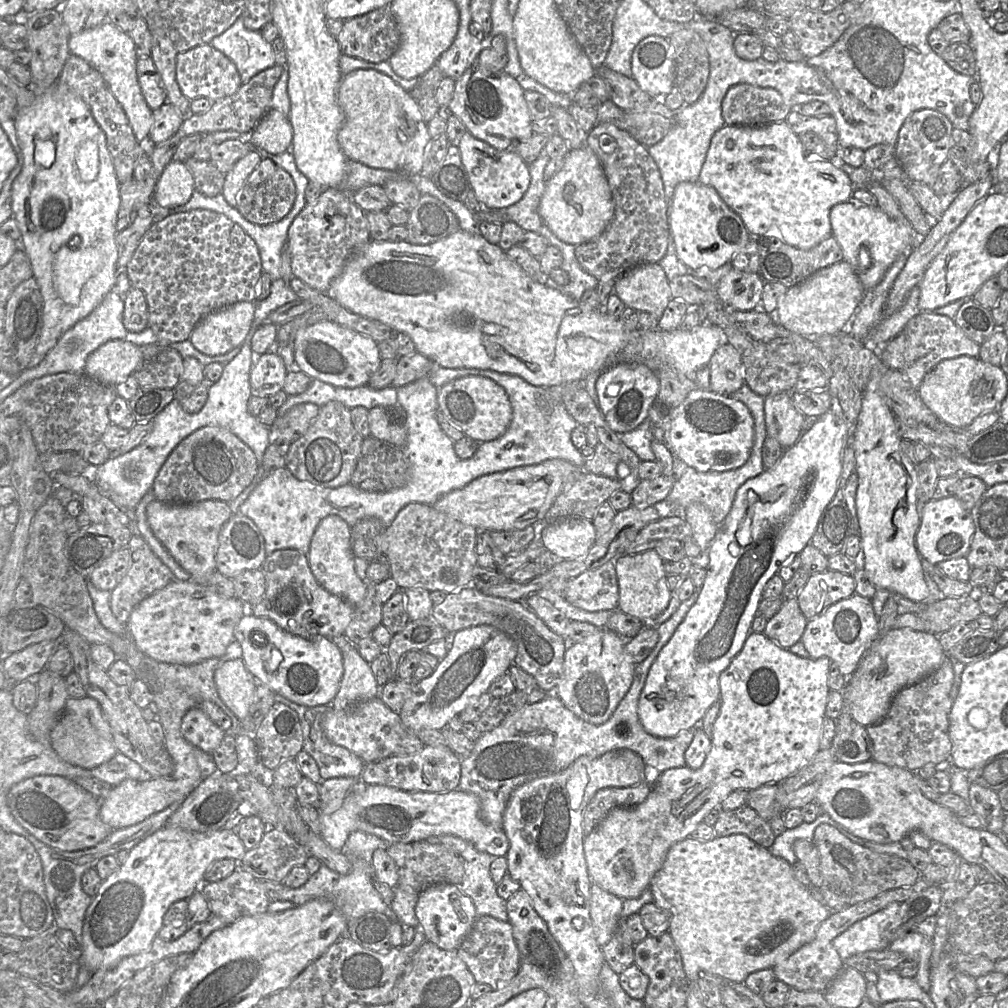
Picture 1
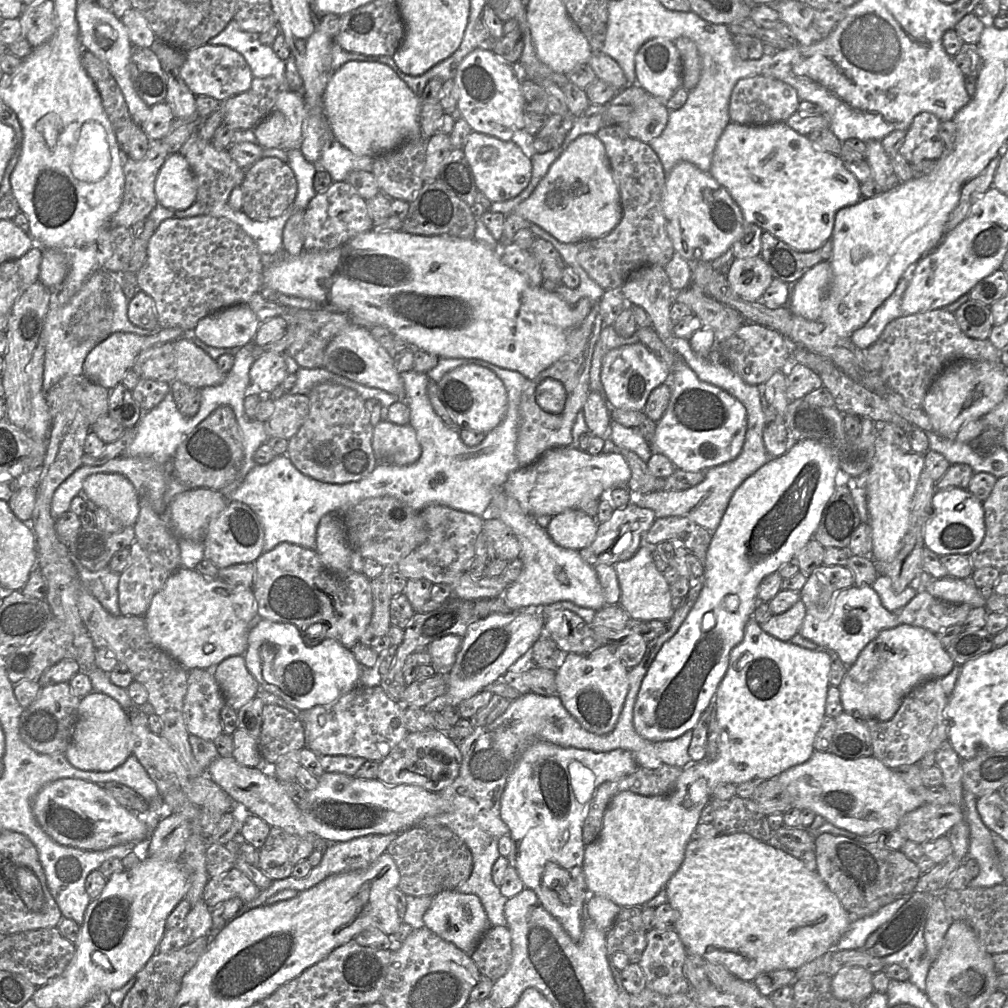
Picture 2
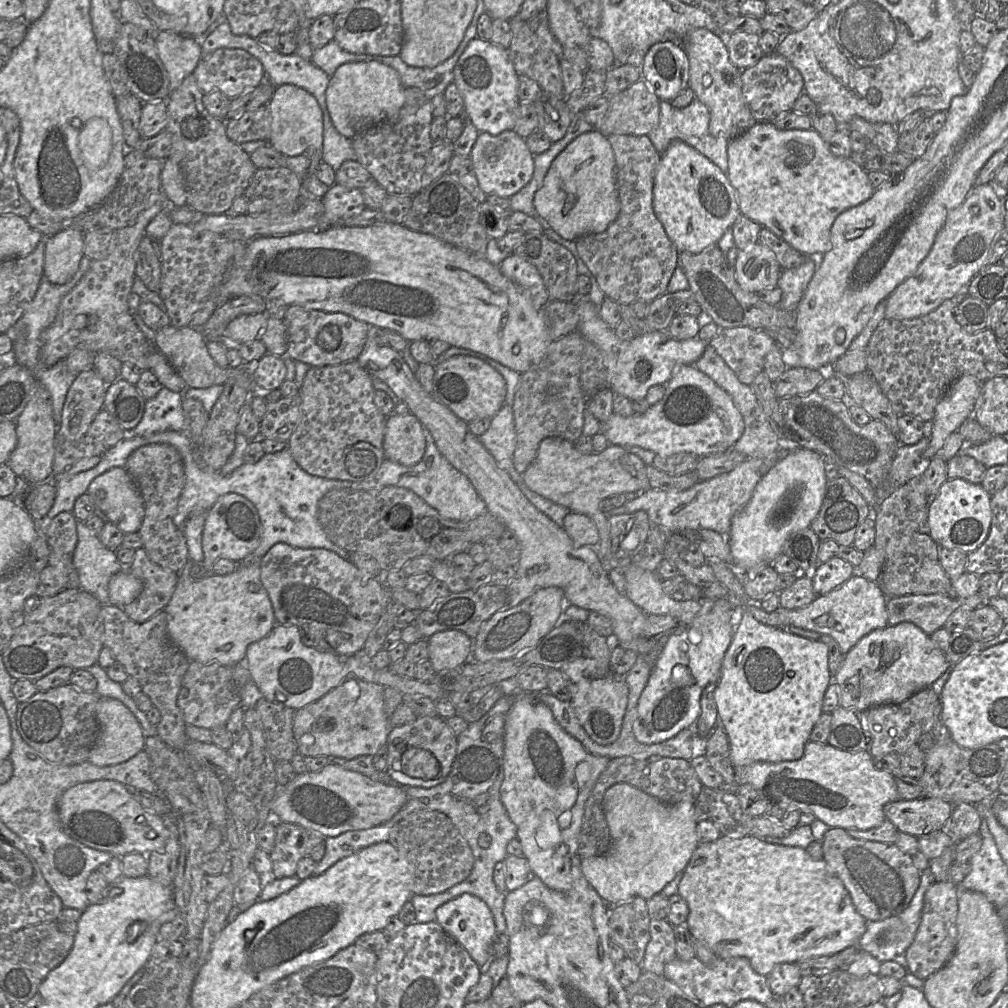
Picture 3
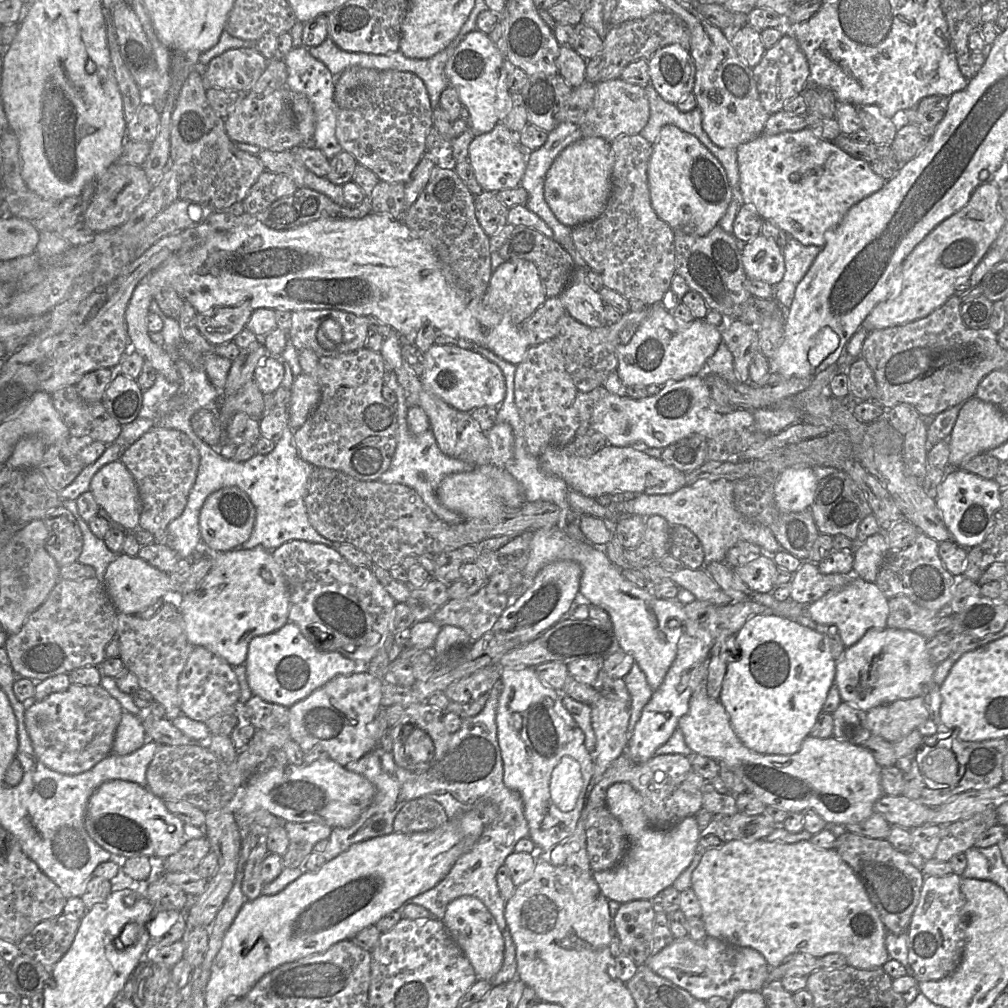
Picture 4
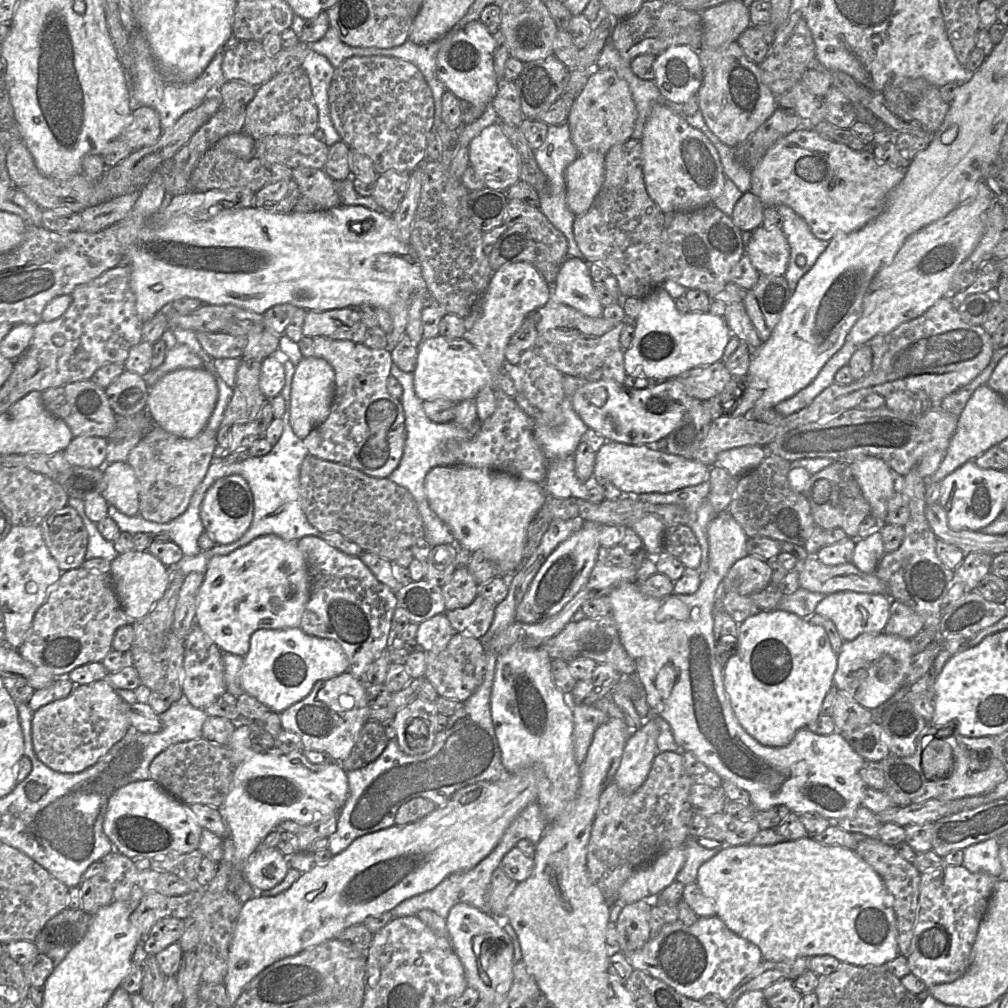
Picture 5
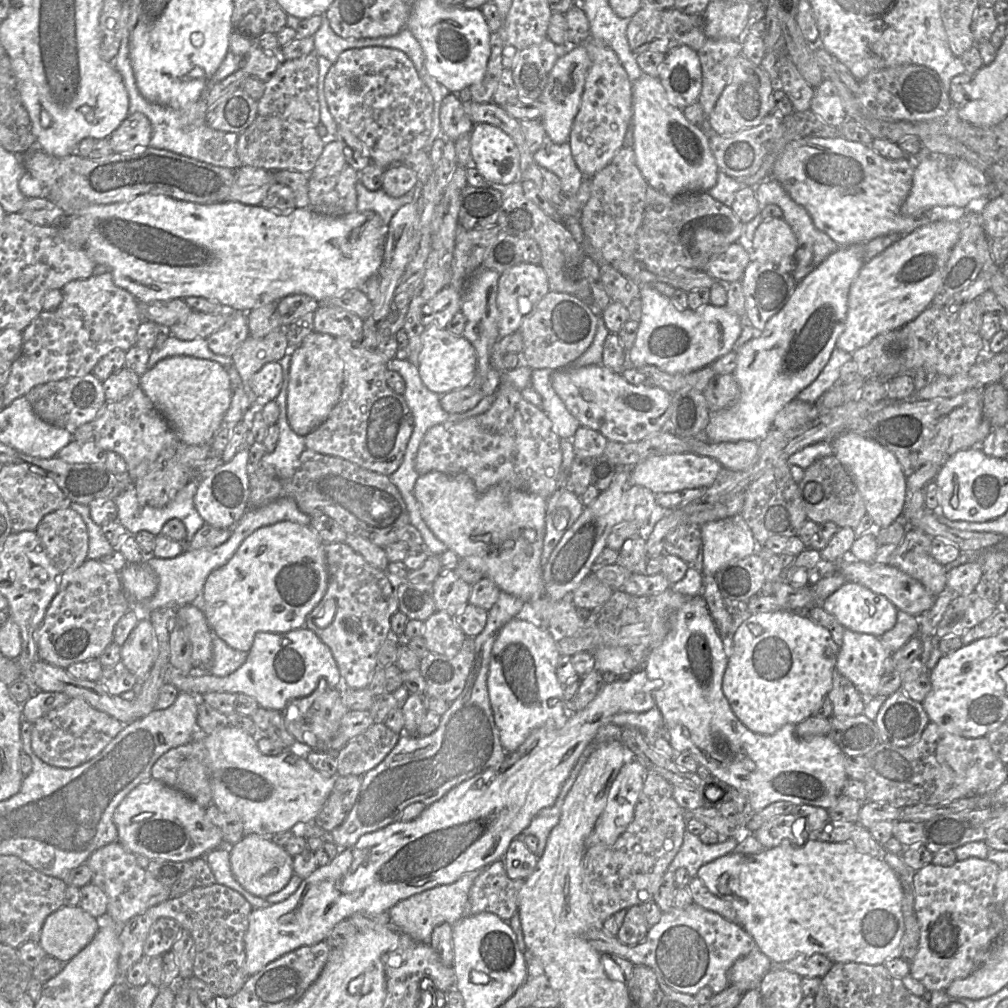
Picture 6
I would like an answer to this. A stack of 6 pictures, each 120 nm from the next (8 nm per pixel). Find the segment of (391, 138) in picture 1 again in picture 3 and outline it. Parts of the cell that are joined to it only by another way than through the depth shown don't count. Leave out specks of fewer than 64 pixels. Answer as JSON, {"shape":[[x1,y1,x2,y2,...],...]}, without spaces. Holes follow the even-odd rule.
{"shape":[[378,61,347,62,330,77,327,108,336,130,346,138,375,125,394,120,405,102,405,87,398,72]]}

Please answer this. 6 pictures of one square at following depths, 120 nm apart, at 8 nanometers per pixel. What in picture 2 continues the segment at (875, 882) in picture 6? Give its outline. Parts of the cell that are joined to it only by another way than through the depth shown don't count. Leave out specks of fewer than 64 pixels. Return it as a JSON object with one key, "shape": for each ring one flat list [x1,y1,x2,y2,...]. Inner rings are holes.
{"shape":[[747,833,717,835,711,839,693,837,686,846,684,859,680,868,669,879,664,889,667,893,667,903,679,912,676,932,686,950,702,957,706,962,724,966,736,978,746,982,753,981,763,972,783,969,796,971,802,965,834,949,852,922,850,914,843,908,837,896,830,891,816,871,809,871,802,860,776,849],[844,967,832,978,832,993,840,1000,865,1002,874,991,872,977,863,967]]}

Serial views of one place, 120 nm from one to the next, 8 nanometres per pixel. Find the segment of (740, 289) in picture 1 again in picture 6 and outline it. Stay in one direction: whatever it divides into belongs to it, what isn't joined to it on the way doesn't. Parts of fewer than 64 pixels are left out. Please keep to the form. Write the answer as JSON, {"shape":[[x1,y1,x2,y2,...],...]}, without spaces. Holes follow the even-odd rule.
{"shape":[[783,218,760,223,749,246,752,259,772,263,787,273,794,271,799,246,792,228]]}

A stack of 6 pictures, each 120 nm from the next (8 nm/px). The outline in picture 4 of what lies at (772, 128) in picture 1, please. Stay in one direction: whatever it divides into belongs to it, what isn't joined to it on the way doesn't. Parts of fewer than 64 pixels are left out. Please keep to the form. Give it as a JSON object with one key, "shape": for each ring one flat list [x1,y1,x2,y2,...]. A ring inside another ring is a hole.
{"shape":[[809,128,773,136,761,134,737,147,737,163,743,204,751,205,763,220,774,223,805,246,823,248,826,231,836,227,852,206,880,190,886,183,872,171,868,162,850,156,833,142,819,138]]}

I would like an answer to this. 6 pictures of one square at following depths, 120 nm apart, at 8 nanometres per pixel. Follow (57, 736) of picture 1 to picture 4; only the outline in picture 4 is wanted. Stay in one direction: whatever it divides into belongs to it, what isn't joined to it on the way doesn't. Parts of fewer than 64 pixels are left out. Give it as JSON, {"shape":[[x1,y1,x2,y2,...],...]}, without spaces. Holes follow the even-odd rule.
{"shape":[[124,711,115,732,112,753,127,755,139,749,147,741,140,717]]}

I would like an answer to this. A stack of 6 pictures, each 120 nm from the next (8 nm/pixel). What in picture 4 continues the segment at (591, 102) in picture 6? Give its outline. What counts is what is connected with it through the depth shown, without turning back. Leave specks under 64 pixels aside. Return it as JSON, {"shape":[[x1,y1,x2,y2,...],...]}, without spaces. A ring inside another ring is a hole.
{"shape":[[621,78,595,85,593,104,579,122,582,137,601,137,612,143,620,136,639,134,650,116,650,106,644,87,627,83]]}

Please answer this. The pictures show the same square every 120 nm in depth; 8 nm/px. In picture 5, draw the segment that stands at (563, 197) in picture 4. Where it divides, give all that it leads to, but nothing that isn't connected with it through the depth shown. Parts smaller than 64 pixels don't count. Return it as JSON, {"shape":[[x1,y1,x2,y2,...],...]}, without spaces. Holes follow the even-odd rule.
{"shape":[[587,151,579,153,566,168,566,203,577,216,593,204,605,178,605,153]]}

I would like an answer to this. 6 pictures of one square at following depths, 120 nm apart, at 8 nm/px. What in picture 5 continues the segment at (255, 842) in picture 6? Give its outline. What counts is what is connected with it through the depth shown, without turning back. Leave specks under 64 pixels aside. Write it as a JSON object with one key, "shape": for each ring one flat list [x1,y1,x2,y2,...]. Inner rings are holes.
{"shape":[[277,848,256,850,242,866,241,876,257,891,272,889,285,878,288,858]]}

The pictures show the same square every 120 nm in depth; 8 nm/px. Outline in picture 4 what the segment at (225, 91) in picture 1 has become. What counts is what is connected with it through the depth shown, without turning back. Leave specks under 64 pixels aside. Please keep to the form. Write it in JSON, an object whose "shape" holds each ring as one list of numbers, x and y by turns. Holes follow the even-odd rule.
{"shape":[[255,47,229,49,203,68,208,88,249,92,268,66,269,60]]}

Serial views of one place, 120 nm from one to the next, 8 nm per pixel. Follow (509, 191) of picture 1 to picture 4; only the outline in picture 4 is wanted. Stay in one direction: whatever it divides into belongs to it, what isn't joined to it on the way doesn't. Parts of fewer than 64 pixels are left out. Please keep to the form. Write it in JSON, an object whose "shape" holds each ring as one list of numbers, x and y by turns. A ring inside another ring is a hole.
{"shape":[[499,122,491,131,475,135,469,145,468,161,483,191,499,192,521,184,526,170,526,154,518,142,518,136]]}

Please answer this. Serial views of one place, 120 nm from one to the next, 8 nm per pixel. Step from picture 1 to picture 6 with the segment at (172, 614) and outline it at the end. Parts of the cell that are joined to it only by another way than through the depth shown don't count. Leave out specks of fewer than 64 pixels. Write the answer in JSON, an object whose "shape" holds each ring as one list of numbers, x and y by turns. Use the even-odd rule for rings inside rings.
{"shape":[[280,521,254,531,239,546,232,558,212,571,201,597,210,629,233,649,248,652,257,632,285,633,305,625,307,616,322,600,328,586,325,543,310,526]]}

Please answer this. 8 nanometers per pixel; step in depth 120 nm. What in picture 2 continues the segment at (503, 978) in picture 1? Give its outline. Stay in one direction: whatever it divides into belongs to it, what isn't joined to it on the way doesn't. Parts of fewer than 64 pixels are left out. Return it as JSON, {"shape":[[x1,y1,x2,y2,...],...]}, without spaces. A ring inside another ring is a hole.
{"shape":[[491,926,484,933,470,957,481,975,496,981,508,971,511,956,509,929,506,926]]}

